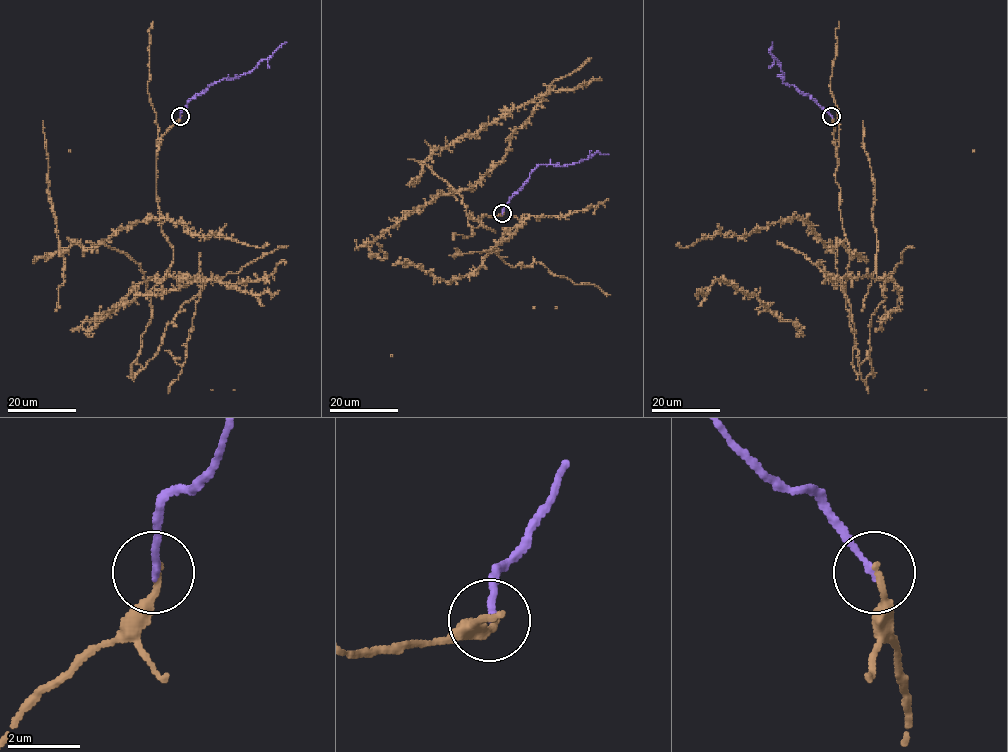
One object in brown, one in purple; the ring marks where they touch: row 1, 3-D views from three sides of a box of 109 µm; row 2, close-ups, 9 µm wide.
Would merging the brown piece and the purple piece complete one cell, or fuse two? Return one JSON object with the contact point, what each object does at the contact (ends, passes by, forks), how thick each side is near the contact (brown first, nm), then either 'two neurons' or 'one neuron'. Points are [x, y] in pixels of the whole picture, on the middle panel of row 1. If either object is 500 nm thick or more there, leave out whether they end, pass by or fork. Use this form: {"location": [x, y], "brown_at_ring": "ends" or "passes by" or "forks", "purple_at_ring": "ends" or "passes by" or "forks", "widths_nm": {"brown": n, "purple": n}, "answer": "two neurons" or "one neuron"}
{"location": [502, 213], "brown_at_ring": "ends", "purple_at_ring": "ends", "widths_nm": {"brown": 180, "purple": 180}, "answer": "one neuron"}

